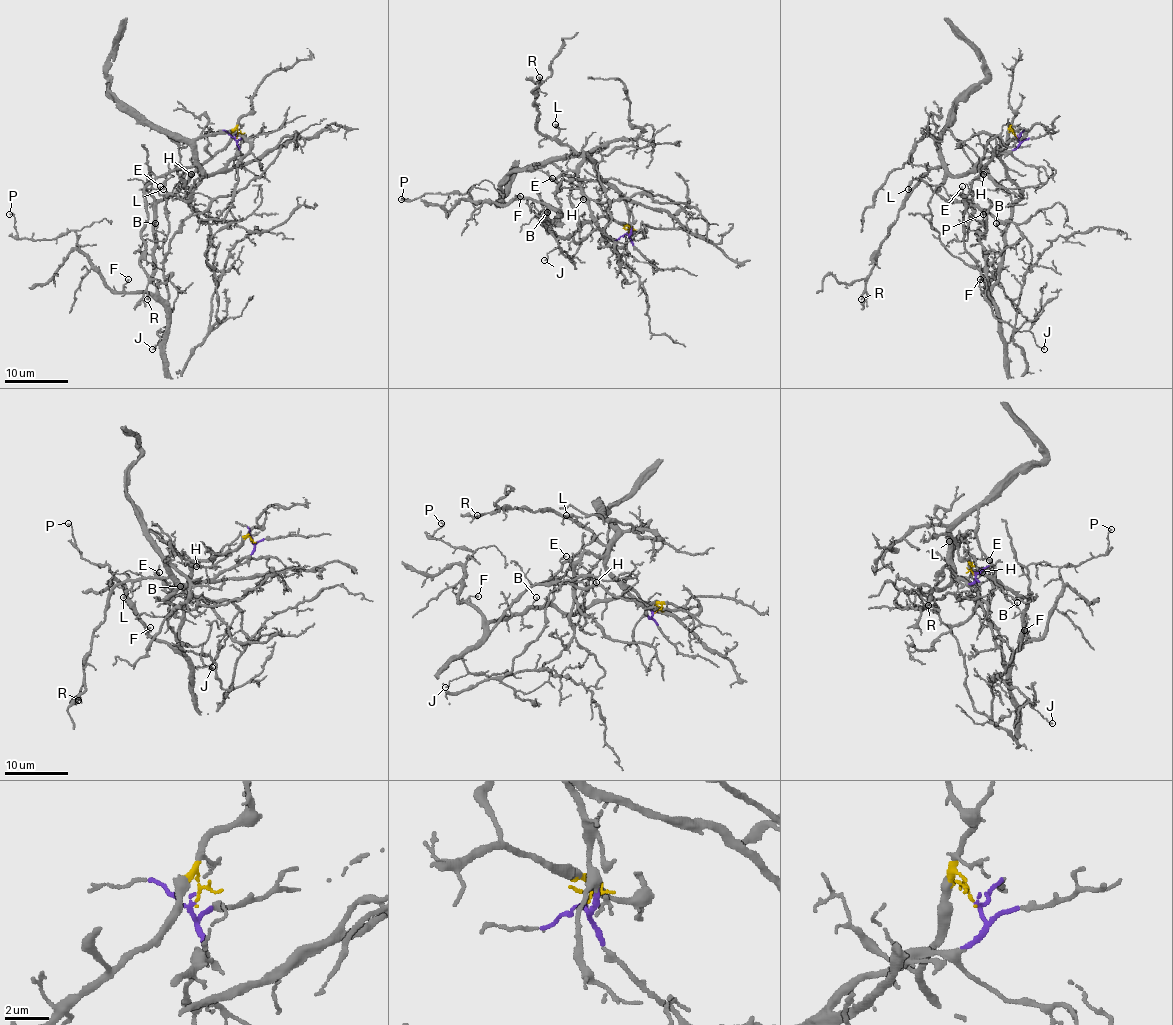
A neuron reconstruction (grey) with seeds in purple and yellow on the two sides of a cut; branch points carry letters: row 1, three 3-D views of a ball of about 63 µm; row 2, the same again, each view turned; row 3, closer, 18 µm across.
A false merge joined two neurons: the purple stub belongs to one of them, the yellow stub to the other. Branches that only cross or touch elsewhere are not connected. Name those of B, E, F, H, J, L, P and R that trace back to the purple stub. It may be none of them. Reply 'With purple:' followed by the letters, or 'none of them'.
With purple: E, H, L, R

